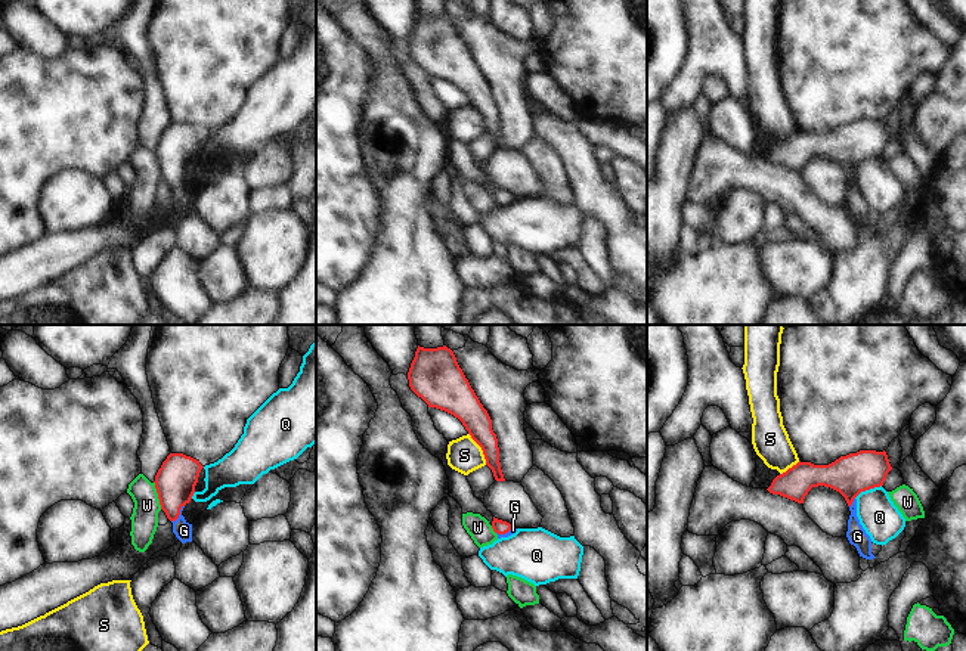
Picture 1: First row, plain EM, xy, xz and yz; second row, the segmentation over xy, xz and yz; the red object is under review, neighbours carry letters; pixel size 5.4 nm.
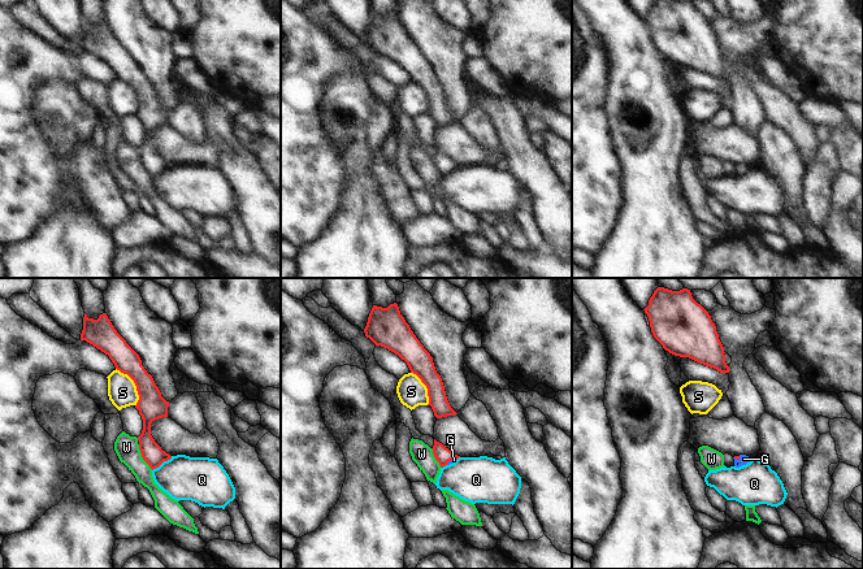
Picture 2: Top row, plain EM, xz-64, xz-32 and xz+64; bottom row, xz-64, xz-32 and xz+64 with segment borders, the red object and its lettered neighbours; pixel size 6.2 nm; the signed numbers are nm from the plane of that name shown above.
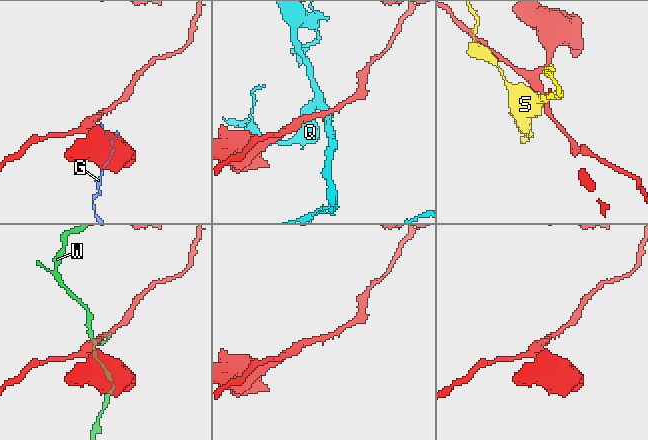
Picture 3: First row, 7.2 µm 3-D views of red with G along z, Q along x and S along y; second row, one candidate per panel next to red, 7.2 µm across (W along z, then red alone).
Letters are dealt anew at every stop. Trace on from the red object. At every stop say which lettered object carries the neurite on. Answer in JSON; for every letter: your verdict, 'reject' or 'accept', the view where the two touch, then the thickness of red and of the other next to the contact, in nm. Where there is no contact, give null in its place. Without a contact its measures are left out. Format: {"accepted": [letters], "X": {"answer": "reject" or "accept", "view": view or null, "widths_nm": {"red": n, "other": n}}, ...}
{"accepted": ["G"], "G": {"answer": "accept", "view": "xy", "widths_nm": {"red": 220, "other": 100}}, "Q": {"answer": "reject", "view": "yz", "widths_nm": {"red": 220, "other": 220}}, "S": {"answer": "reject", "view": "xz", "widths_nm": {"red": 160, "other": 190}}, "W": {"answer": "reject", "view": "xy", "widths_nm": {"red": 220, "other": 140}}}

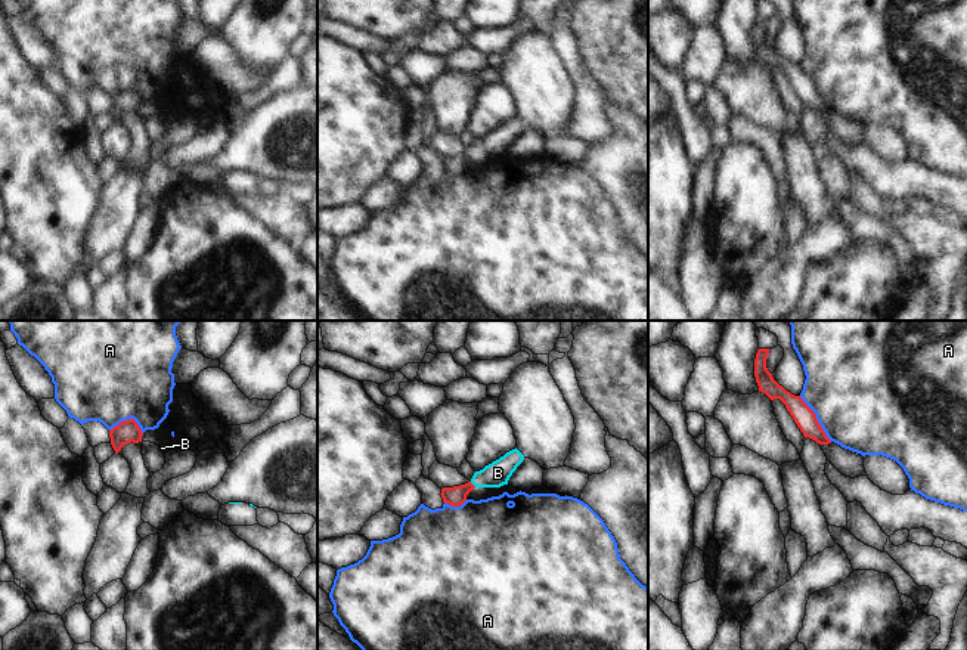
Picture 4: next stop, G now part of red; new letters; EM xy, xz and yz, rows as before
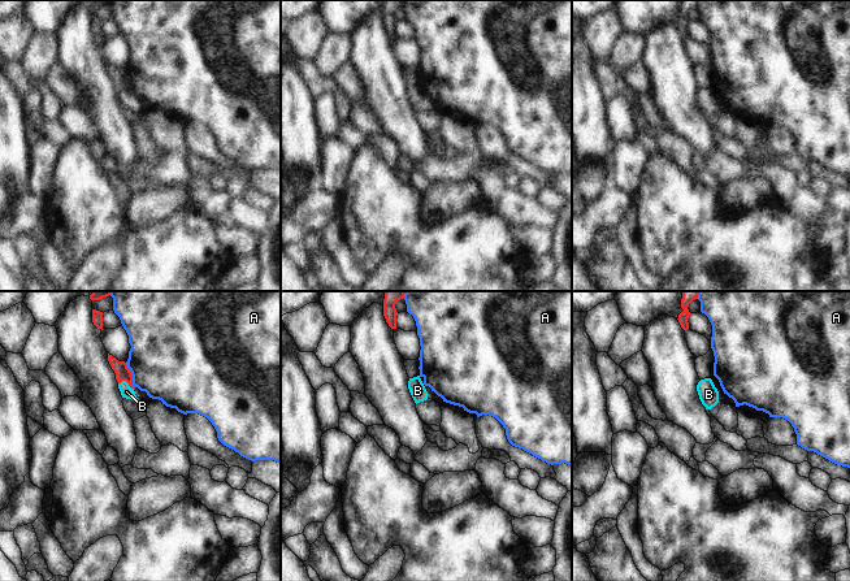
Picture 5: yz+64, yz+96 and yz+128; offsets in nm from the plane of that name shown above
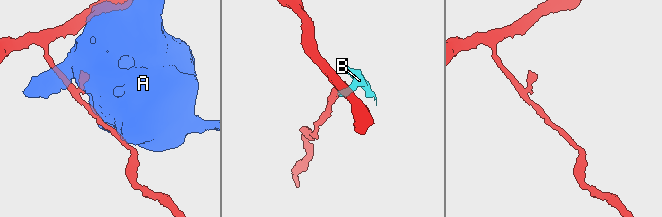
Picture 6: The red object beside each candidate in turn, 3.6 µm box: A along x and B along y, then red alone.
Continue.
{"accepted": [], "A": {"answer": "reject", "view": "yz", "widths_nm": {"red": 120, "other": 480}}, "B": {"answer": "reject", "view": "xz", "widths_nm": {"red": 110, "other": 140}}}

